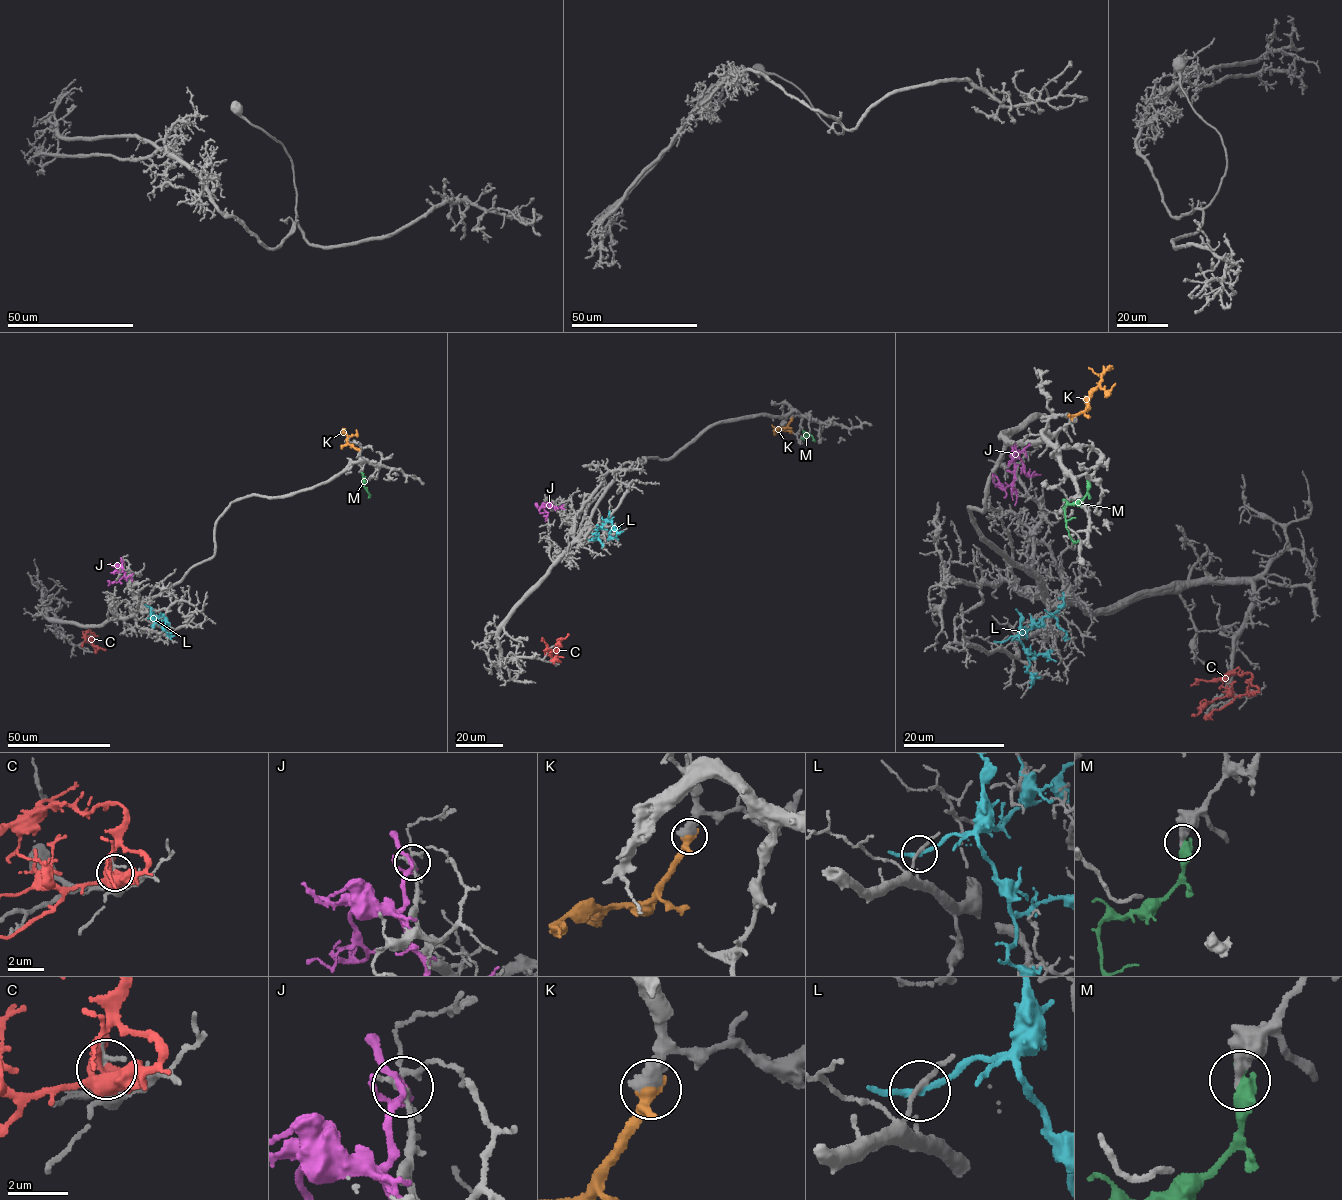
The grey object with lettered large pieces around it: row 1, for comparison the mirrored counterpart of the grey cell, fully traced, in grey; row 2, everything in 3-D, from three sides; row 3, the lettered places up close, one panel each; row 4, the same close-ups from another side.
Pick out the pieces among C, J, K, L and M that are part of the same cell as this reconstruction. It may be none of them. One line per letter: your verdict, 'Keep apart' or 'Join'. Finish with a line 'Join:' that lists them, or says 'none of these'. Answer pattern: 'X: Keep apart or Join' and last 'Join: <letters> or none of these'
C: Keep apart
J: Keep apart
K: Join
L: Keep apart
M: Keep apart
Join: K

